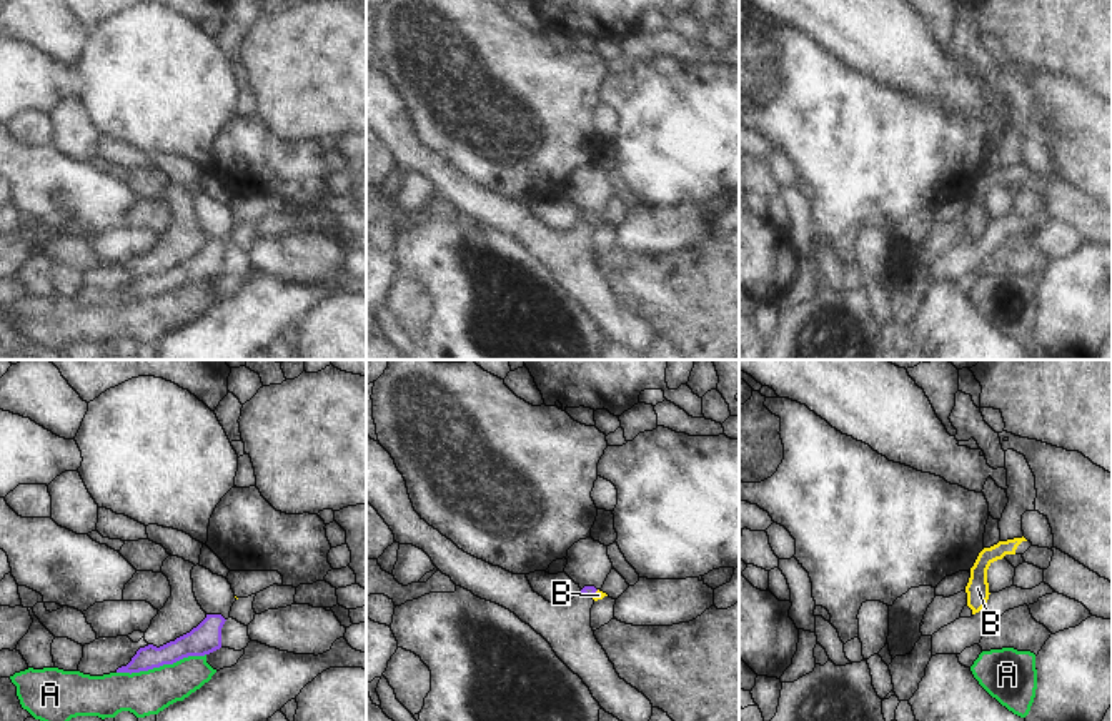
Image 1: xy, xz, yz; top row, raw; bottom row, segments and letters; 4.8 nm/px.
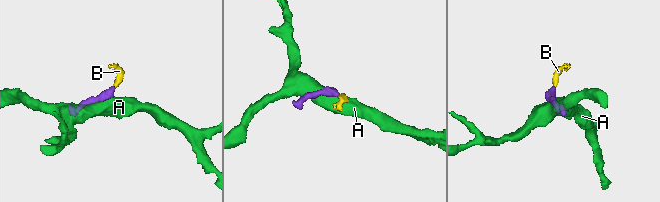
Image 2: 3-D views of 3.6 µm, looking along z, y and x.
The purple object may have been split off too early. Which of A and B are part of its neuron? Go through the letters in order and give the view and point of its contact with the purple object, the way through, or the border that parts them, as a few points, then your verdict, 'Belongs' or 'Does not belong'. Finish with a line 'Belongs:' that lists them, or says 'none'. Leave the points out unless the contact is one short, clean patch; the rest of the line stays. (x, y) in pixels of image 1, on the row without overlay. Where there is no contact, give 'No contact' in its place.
A: Touches purple at xy (160, 292). Does not belong
B: Touches purple at xz (595, 218). Path across: xz (588, 217), (595, 218), (598, 222). Belongs
Belongs: B.

